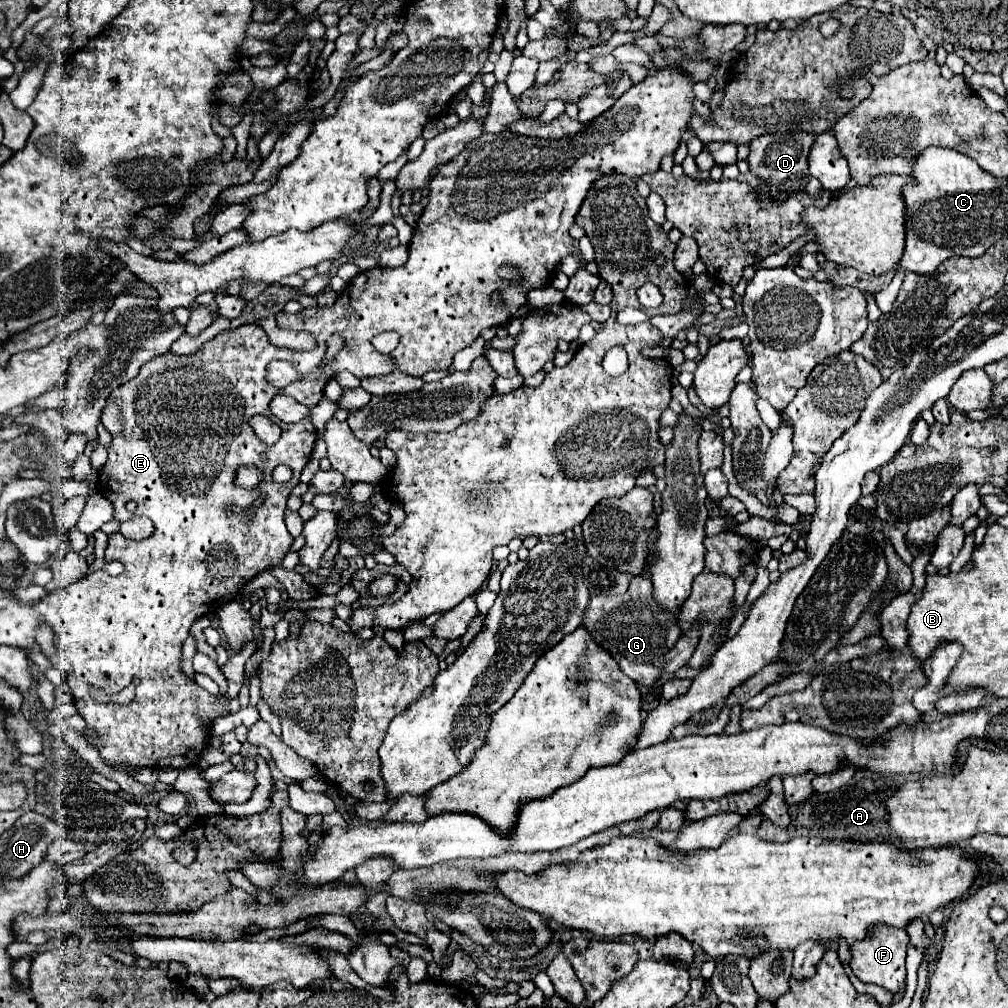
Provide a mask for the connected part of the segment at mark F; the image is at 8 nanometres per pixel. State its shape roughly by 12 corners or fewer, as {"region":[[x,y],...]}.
{"region":[[874,927],[850,947],[852,973],[900,993],[908,935]]}

